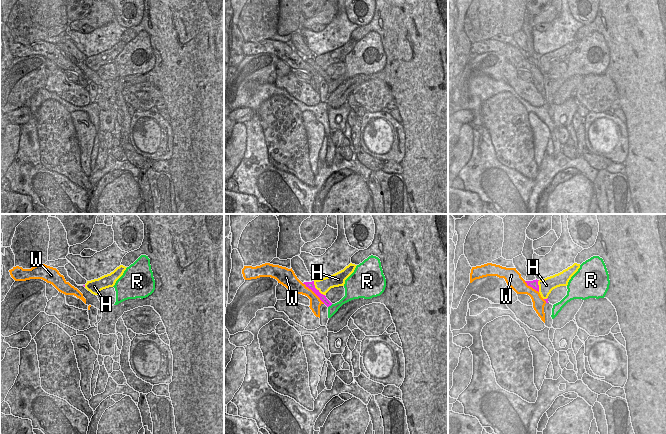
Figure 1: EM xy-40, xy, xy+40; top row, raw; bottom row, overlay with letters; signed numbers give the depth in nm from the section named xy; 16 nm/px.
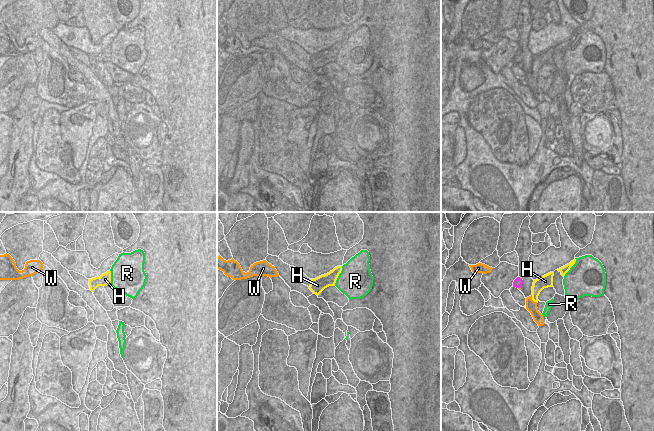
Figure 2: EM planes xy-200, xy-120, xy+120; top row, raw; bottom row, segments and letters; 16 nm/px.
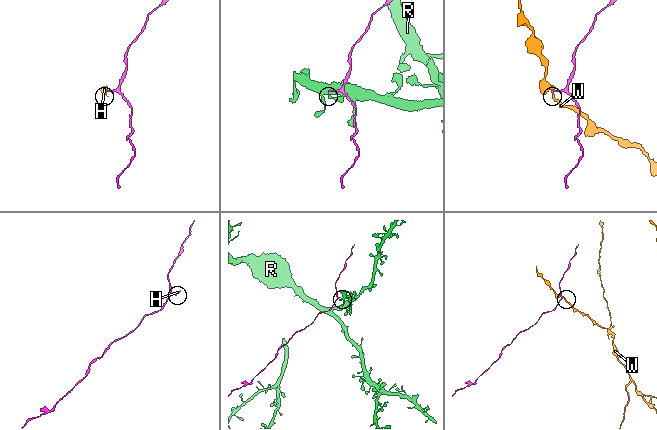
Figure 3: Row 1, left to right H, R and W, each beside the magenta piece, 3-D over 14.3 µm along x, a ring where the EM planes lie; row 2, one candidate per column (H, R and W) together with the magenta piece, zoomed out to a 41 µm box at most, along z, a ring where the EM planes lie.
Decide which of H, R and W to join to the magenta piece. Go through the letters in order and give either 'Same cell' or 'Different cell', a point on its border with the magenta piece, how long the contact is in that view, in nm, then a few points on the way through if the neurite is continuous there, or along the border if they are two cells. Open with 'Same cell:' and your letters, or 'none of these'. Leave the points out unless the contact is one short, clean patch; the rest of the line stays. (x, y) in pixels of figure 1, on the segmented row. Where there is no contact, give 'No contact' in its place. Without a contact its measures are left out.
Same cell: H
H: Same cell. Touches magenta at xy (316, 289). Shared border 300 nm. Path across: xy (310, 285), (316, 289), (325, 284)
R: Different cell. Touches magenta at xy (330, 305). Shared border 100 nm. Boundary: xy (332, 304), (328, 307)
W: Different cell. Touches magenta at xy (313, 291). Shared border 500 nm

